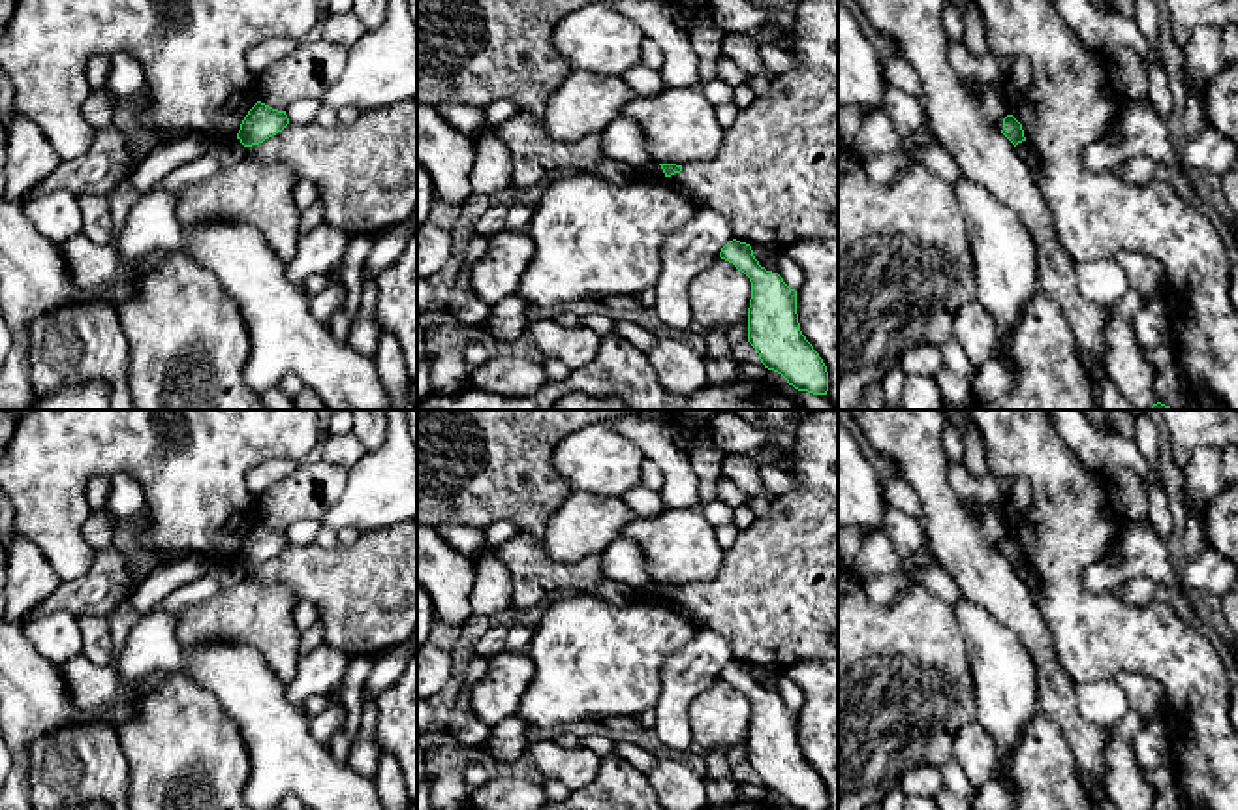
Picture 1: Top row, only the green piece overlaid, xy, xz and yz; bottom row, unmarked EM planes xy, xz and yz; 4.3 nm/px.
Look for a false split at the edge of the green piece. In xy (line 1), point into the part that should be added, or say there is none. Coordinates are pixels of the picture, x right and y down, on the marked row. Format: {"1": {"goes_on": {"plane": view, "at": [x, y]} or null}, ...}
{"1": {"goes_on": null}}

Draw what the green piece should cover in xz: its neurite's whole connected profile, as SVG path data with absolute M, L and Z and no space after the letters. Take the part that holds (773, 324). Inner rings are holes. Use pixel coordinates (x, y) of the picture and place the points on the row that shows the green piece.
M729 241L720 257L733 263L751 282L748 342L765 368L781 374L798 391L827 395L828 372L800 331L797 291L778 273L761 267L746 242Z

